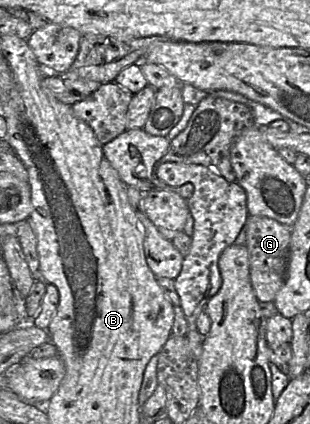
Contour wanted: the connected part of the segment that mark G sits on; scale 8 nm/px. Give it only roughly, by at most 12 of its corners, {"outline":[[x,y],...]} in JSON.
{"outline":[[265,216],[245,224],[250,281],[272,302],[289,264],[292,227]]}

